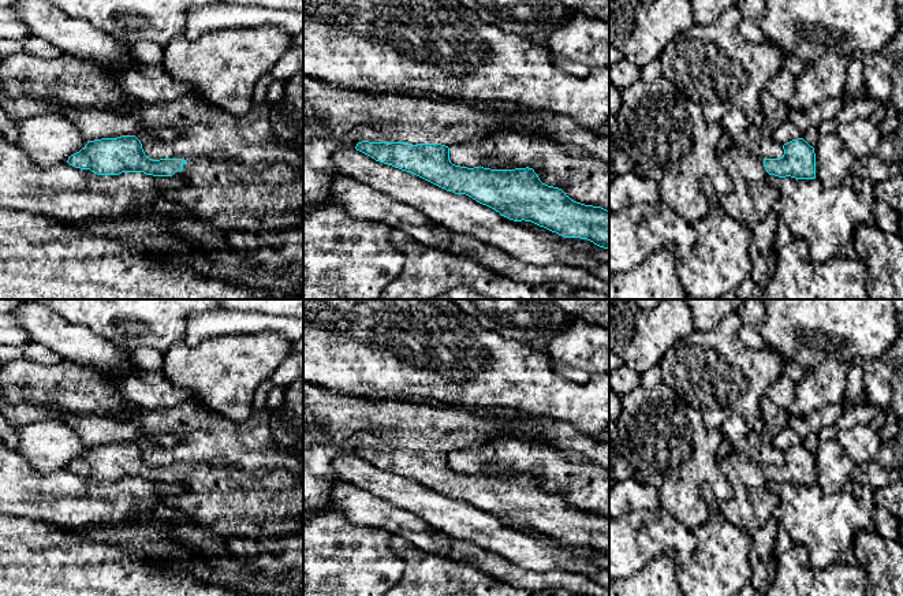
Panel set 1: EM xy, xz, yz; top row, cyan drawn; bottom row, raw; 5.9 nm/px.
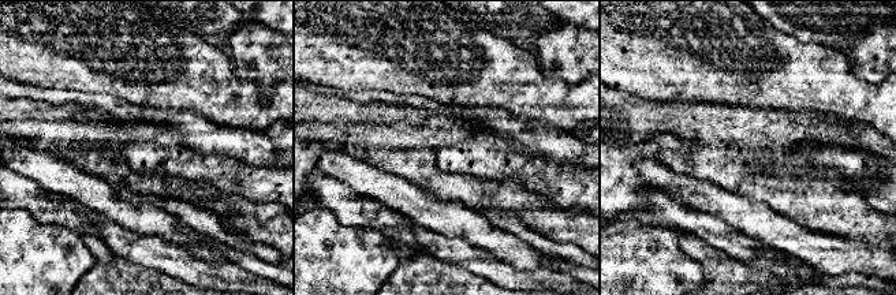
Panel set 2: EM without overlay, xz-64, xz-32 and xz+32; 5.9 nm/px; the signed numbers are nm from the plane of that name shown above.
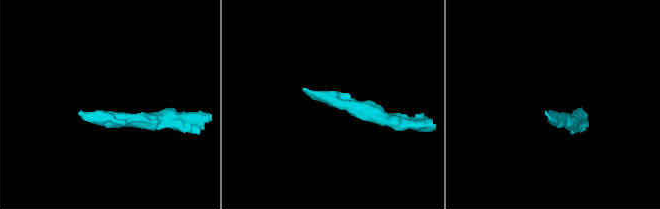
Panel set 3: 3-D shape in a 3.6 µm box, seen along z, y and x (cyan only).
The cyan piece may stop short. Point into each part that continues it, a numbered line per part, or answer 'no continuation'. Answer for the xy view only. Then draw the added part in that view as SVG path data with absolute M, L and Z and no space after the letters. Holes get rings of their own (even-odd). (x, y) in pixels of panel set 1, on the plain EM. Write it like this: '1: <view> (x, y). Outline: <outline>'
no continuation

